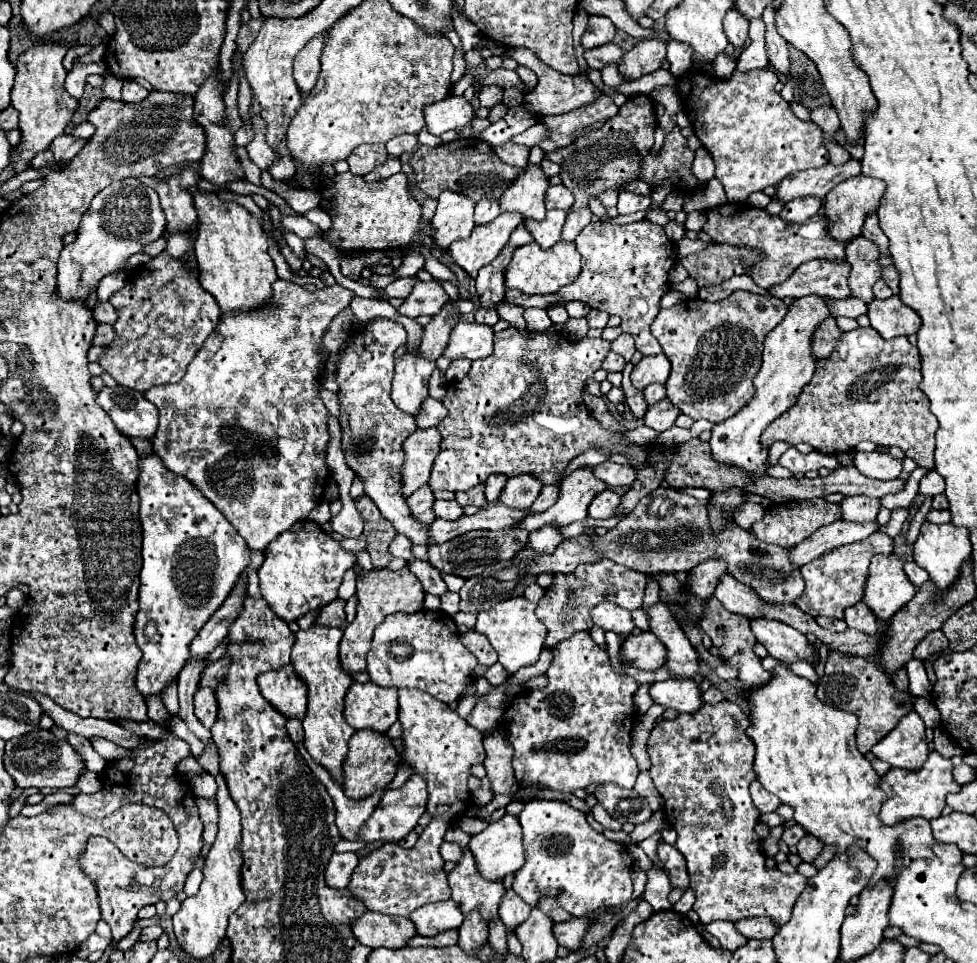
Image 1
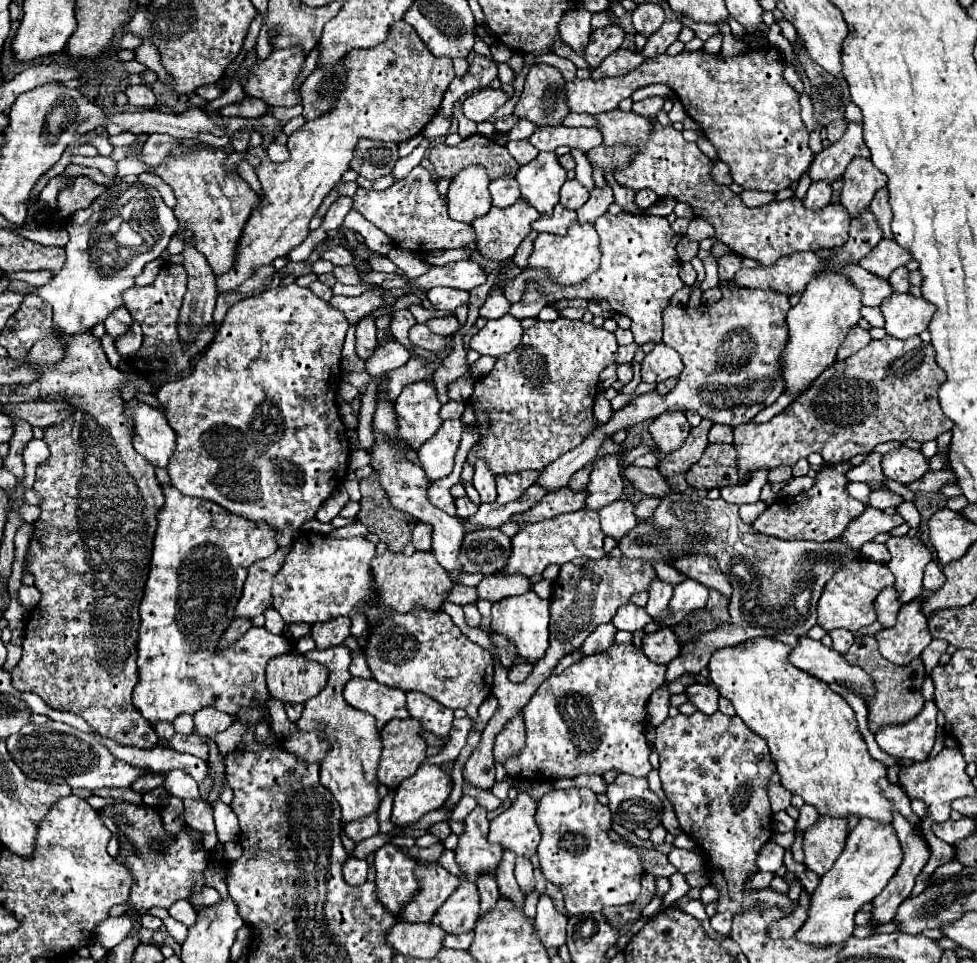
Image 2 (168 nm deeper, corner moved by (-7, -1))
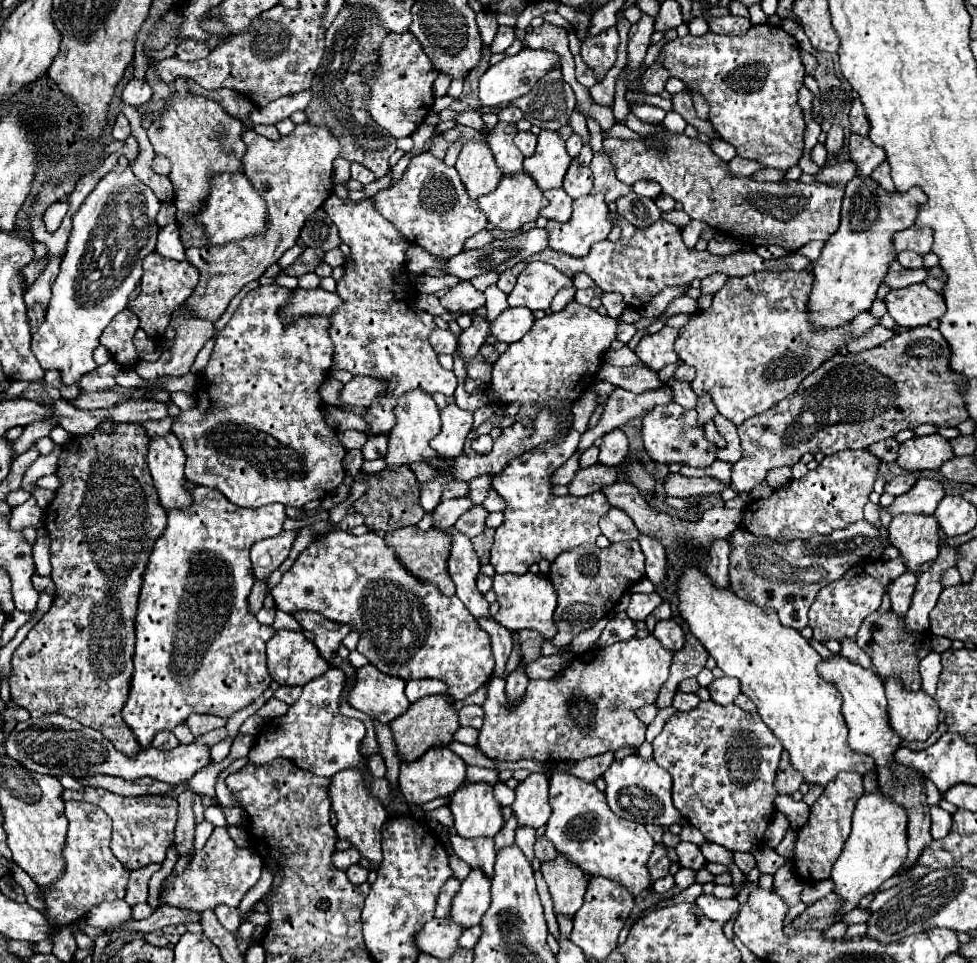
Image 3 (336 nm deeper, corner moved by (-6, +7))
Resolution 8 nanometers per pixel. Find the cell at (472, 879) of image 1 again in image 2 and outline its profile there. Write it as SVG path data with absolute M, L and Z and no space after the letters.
M476 807L466 819L464 819L464 833L460 835L458 847L456 847L456 863L460 865L462 877L470 883L476 883L478 877L484 873L496 873L500 859L502 859L502 847L490 845L486 841L488 835L488 819L486 809Z

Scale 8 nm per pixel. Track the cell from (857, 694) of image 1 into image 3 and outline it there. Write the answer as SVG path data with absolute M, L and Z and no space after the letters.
M873 613L869 615L859 633L857 633L857 645L865 649L865 653L873 661L873 669L877 671L879 677L899 677L905 685L905 689L919 689L921 687L921 675L919 675L919 661L931 653L931 633L921 631L921 633L909 633L905 629L903 617L897 617L895 613Z

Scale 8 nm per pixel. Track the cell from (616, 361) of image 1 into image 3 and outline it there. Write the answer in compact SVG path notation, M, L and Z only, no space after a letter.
M603 363L599 367L597 377L601 381L609 381L615 387L633 391L633 393L643 393L643 391L653 391L653 389L661 389L661 381L657 377L655 371L651 371L649 367L643 365L635 365L635 367L611 367L609 363Z

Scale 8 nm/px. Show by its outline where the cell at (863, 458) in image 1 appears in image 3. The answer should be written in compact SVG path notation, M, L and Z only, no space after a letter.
M941 435L913 437L901 445L897 465L907 471L939 469L945 461L953 457L951 443Z

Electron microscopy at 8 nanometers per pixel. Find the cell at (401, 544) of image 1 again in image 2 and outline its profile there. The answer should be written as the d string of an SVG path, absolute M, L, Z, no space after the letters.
M418 523L418 525L414 527L414 531L412 531L412 545L416 547L416 551L428 551L428 549L430 549L430 543L432 543L430 527Z

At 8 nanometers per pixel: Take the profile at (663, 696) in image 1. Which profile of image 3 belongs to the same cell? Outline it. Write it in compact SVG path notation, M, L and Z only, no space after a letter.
M733 677L715 679L715 681L709 685L709 691L711 691L711 699L717 701L719 705L729 705L729 703L733 703L735 697L741 693L739 681L733 679Z

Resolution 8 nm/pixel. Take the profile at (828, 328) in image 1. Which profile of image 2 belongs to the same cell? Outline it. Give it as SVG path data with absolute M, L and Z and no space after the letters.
M856 325L856 327L854 327L854 329L850 329L850 333L846 335L846 341L844 341L844 345L838 349L836 359L838 359L838 361L842 361L842 359L846 359L846 357L854 355L854 353L856 353L856 351L860 351L862 347L866 347L870 341L872 341L872 337L868 335L868 331Z

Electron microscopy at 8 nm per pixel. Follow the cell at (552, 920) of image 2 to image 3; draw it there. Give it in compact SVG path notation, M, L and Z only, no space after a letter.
M557 853L553 861L545 861L541 865L541 873L549 885L555 915L575 915L583 905L583 895L589 881L581 869L577 869L569 857Z

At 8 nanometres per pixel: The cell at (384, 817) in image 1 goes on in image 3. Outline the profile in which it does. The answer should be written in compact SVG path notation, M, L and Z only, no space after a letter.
M439 745L439 747L429 749L421 759L417 759L413 763L401 763L399 787L401 787L401 793L405 795L405 799L409 803L421 803L423 805L431 799L447 797L453 791L457 791L465 781L465 771L467 771L465 761L459 755L455 755L449 747Z

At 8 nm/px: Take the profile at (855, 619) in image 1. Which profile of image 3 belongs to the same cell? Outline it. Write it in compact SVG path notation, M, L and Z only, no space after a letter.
M903 573L901 577L897 577L897 581L893 581L889 585L889 597L891 597L891 611L897 613L897 615L905 615L909 605L911 605L911 599L913 599L913 591L915 591L915 585L917 585L917 575L913 573Z

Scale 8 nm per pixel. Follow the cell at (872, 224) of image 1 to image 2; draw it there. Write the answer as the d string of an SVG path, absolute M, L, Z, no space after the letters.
M880 189L876 195L874 195L874 201L870 203L870 211L874 213L882 233L884 233L884 239L892 239L892 231L890 231L890 221L892 221L892 209L888 205L888 189Z

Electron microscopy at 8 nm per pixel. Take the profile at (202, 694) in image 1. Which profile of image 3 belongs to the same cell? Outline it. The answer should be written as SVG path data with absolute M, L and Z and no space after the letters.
M193 715L185 721L185 725L189 727L189 731L199 737L199 735L205 735L213 729L219 729L219 727L225 727L227 719L221 719L221 717L213 717L213 715Z

